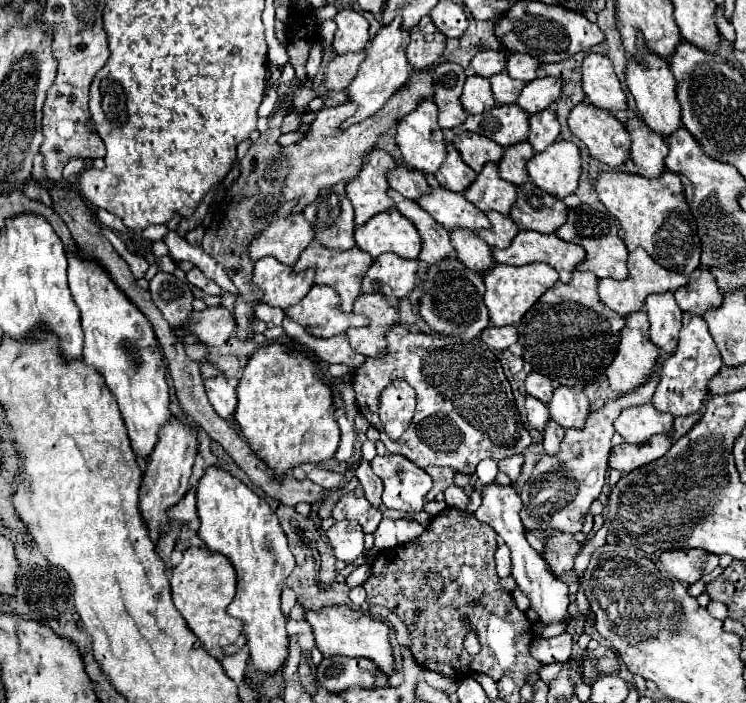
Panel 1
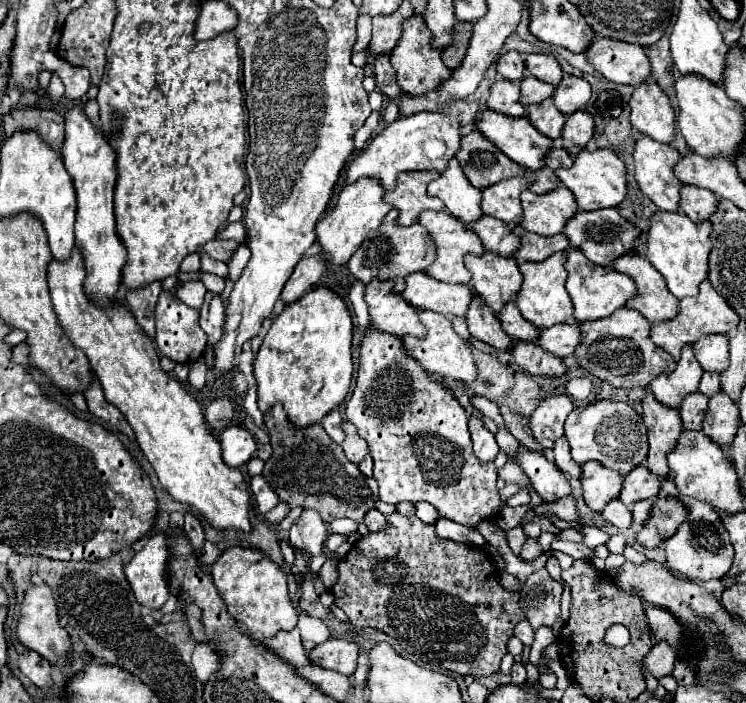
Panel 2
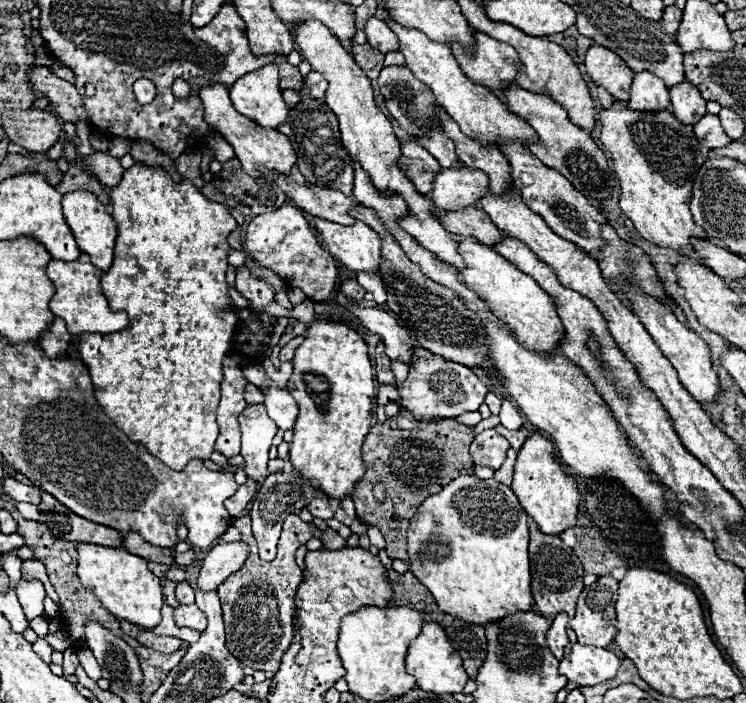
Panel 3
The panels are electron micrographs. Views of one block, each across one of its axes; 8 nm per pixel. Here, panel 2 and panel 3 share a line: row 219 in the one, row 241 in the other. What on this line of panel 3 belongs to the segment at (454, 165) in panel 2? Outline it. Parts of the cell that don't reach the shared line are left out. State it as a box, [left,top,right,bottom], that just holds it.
[458,236,564,354]

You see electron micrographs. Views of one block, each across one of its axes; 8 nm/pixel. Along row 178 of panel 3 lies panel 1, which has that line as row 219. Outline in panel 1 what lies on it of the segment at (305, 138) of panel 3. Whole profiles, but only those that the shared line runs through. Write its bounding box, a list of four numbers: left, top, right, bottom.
[304,182,354,250]

